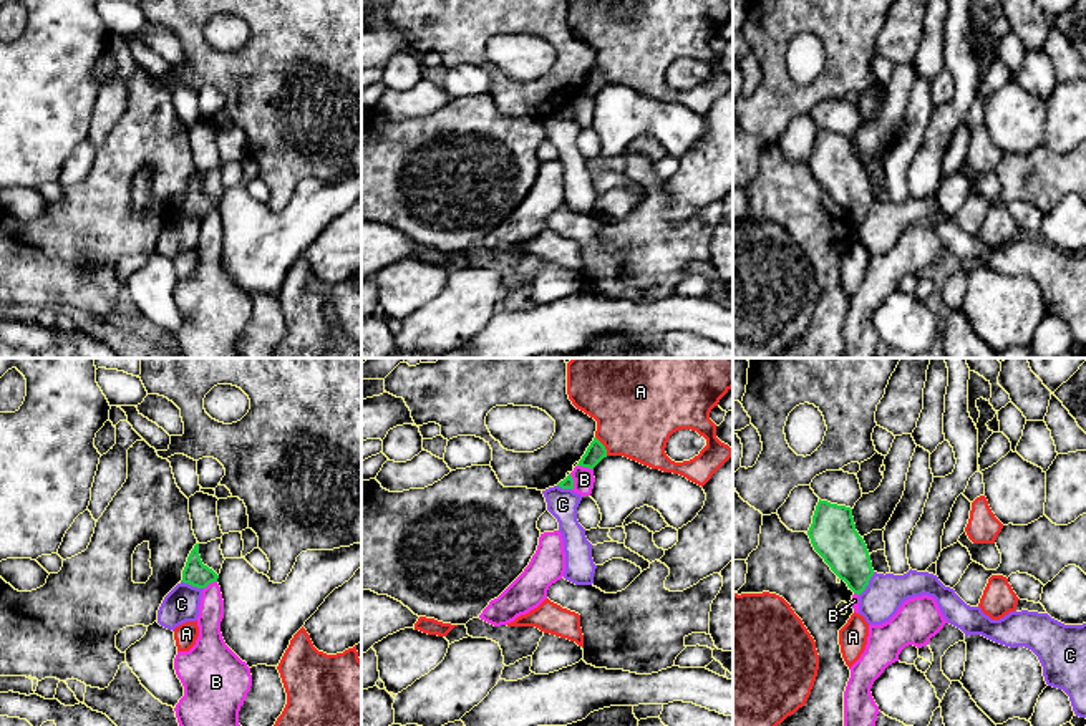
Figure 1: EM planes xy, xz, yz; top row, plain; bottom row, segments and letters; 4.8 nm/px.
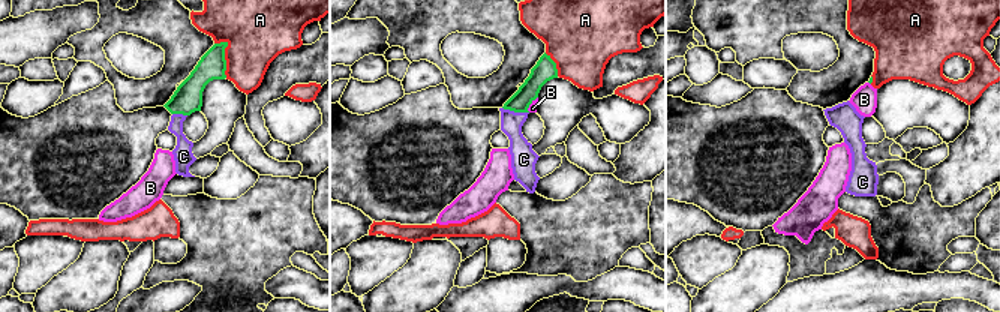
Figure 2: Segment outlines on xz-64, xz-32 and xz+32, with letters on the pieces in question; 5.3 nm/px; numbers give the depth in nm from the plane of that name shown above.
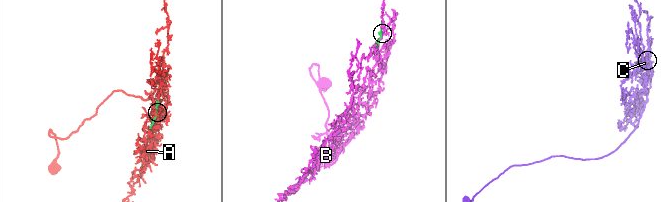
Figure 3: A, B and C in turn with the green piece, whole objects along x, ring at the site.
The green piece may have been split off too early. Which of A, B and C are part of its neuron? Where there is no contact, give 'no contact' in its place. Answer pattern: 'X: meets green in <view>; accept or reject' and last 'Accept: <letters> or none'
A: meets green in xz; reject
B: meets green in xz; reject
C: meets green in yz; reject
Accept: none

